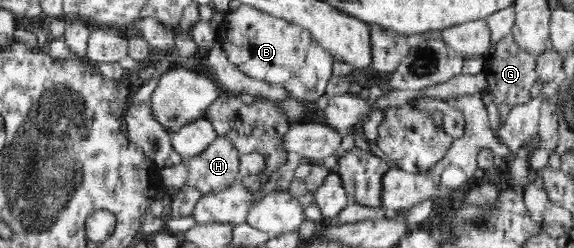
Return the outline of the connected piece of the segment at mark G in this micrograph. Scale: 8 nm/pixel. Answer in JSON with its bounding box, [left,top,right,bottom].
[483,34,538,125]

